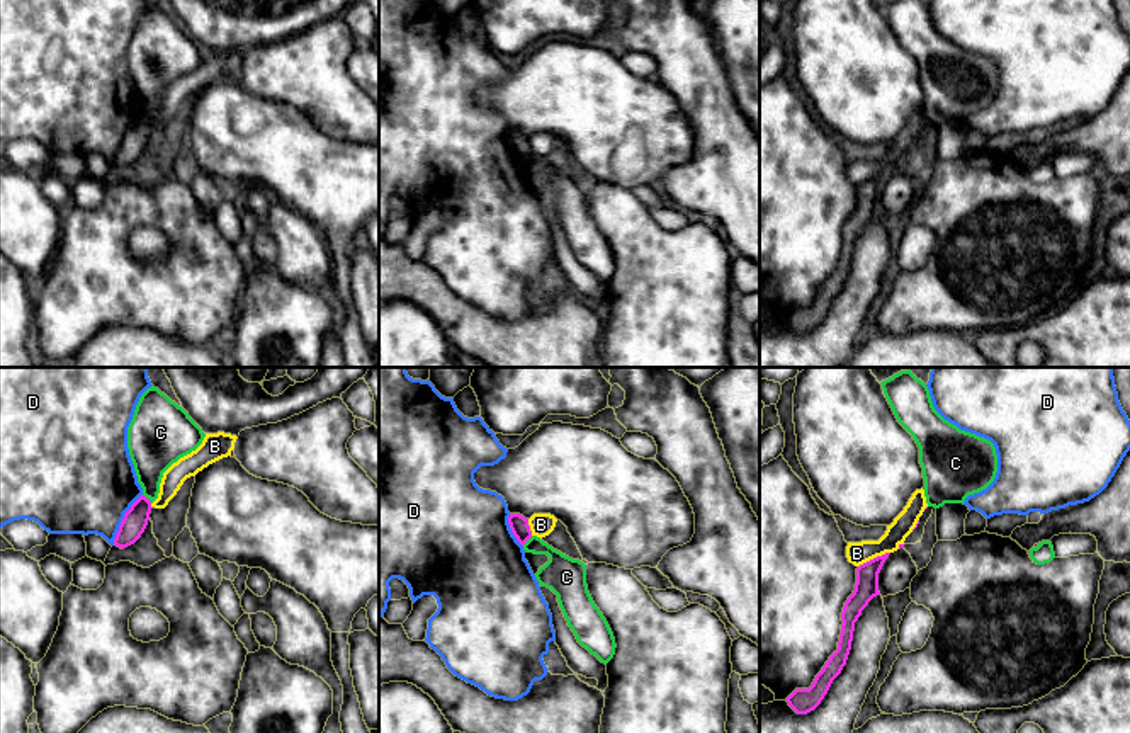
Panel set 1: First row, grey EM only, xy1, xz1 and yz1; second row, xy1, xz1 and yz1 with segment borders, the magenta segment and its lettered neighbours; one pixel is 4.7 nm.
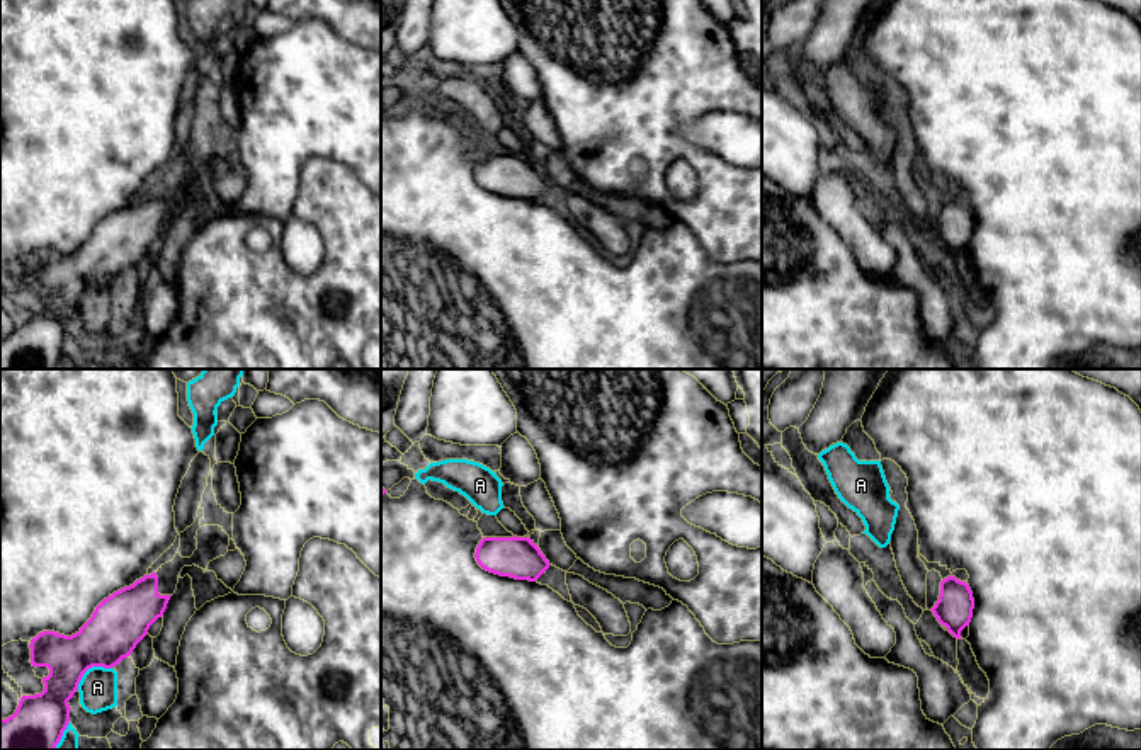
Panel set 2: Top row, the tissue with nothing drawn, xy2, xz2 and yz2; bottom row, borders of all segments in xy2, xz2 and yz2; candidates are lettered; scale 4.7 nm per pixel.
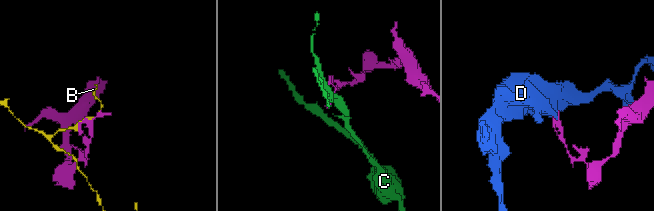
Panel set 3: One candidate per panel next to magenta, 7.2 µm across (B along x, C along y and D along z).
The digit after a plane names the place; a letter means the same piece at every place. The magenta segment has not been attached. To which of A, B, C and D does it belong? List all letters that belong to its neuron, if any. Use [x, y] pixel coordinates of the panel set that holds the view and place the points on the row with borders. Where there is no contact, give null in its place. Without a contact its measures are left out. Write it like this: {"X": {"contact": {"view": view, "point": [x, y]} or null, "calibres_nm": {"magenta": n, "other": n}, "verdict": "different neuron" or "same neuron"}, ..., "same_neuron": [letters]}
{"A": {"contact": {"view": "xy2", "point": [90, 667]}, "calibres_nm": {"magenta": 260, "other": 180}, "verdict": "different neuron"}, "B": {"contact": {"view": "yz1", "point": [874, 558]}, "calibres_nm": {"magenta": 110, "other": 110}, "verdict": "different neuron"}, "C": {"contact": {"view": "xy1", "point": [148, 499]}, "calibres_nm": {"magenta": 120, "other": 240}, "verdict": "different neuron"}, "D": {"contact": {"view": "xy1", "point": [123, 519]}, "calibres_nm": {"magenta": 120, "other": 480}, "verdict": "different neuron"}, "same_neuron": []}

